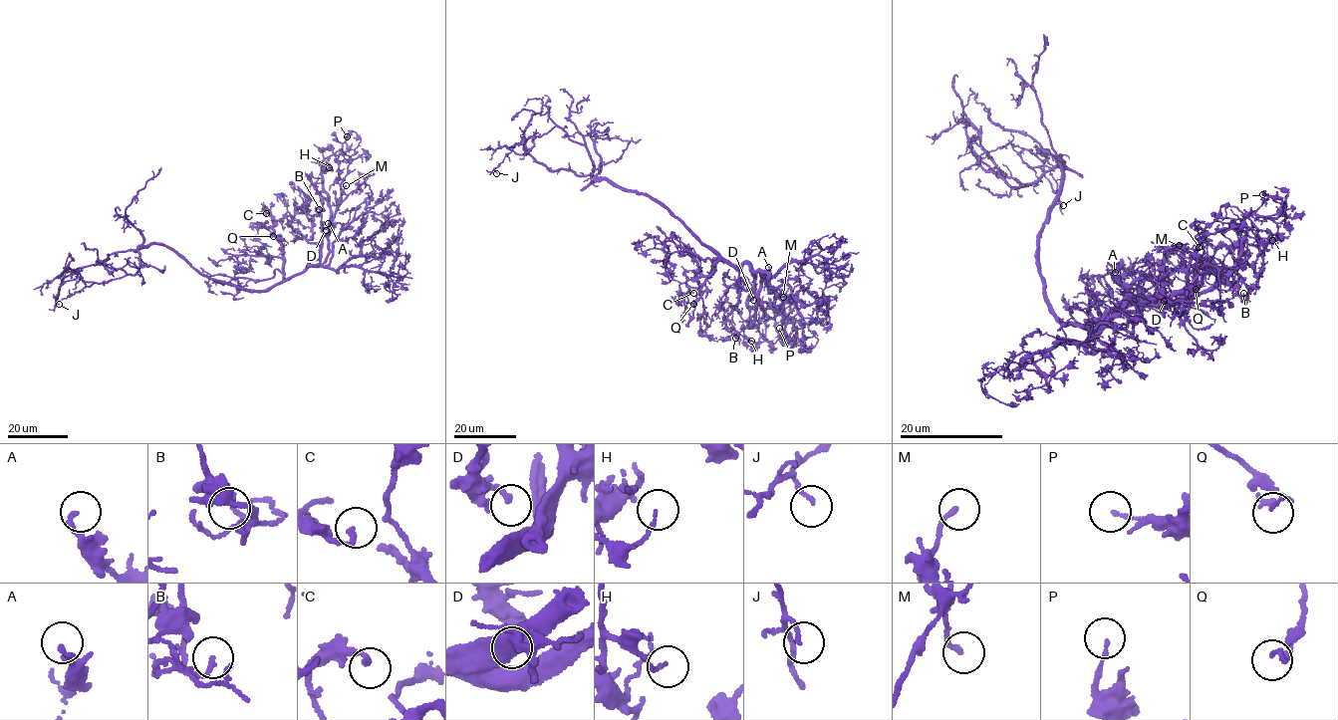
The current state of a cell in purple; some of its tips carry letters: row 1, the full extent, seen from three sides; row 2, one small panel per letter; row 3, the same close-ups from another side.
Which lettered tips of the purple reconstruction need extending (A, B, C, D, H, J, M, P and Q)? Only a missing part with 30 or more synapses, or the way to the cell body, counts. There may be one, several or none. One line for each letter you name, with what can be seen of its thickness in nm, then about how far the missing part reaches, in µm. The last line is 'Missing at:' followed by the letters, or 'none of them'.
Missing at: none of them

